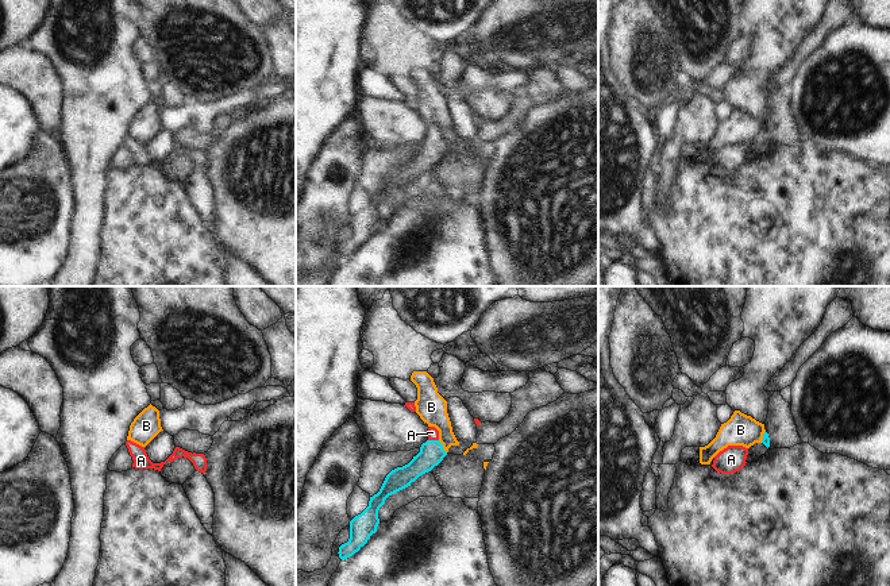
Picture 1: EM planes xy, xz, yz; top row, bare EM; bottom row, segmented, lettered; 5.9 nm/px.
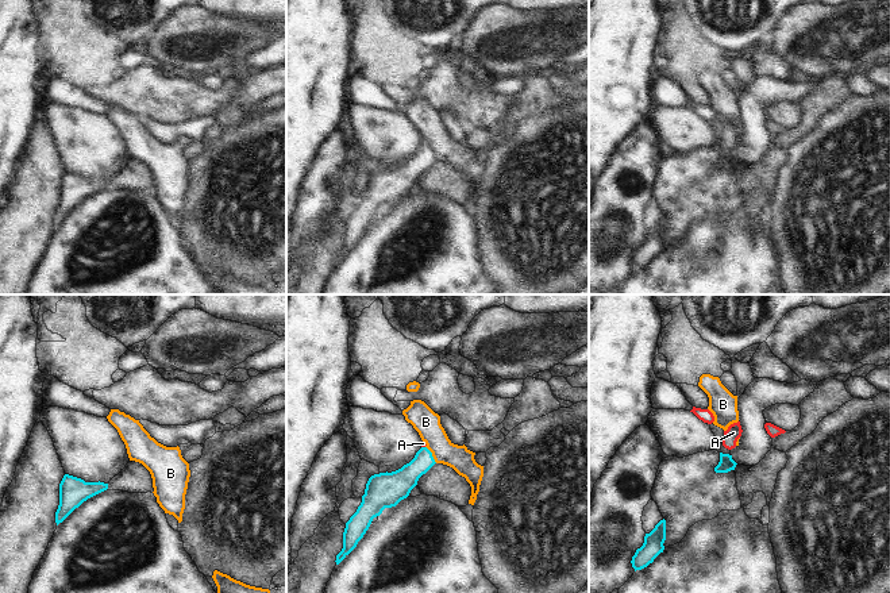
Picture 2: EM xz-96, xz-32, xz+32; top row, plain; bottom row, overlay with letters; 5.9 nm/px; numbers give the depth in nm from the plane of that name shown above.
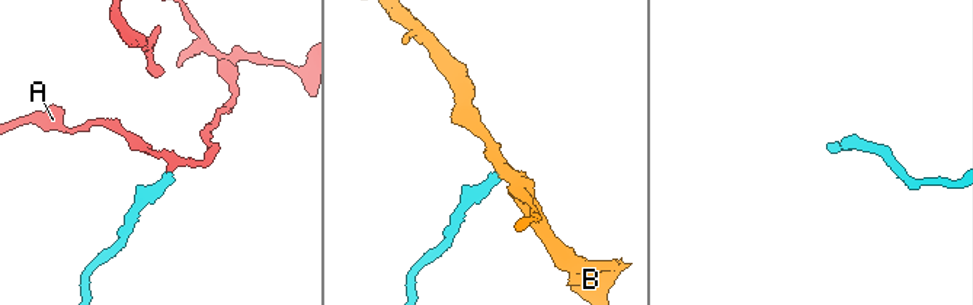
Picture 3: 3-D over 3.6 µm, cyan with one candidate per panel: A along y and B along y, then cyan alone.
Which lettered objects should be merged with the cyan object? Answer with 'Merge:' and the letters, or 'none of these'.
Merge: A

